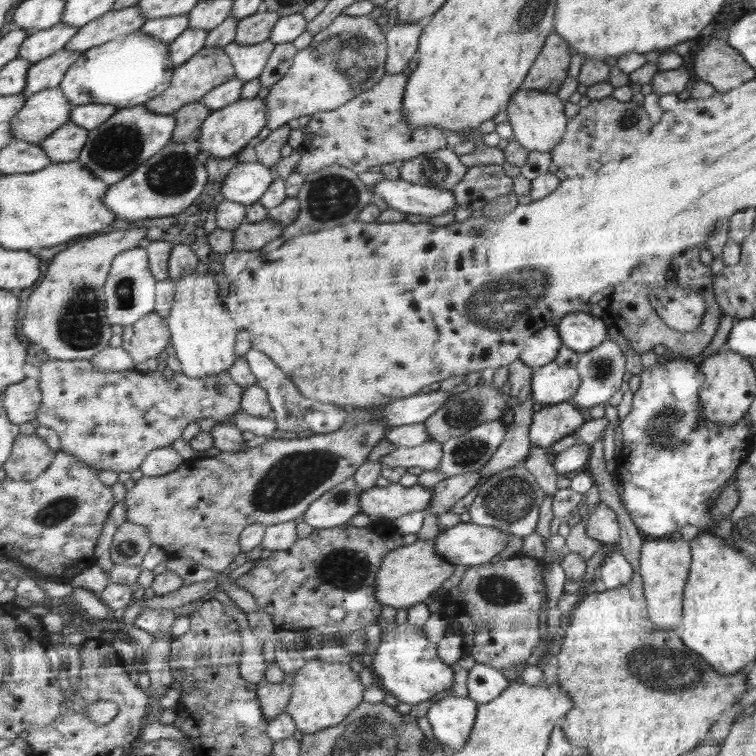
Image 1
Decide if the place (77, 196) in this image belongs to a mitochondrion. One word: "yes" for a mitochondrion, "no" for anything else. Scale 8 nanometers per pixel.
no

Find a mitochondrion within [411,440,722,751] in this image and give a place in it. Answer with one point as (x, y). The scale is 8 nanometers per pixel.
(680, 670)

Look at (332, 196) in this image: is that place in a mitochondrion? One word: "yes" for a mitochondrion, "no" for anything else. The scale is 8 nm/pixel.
yes

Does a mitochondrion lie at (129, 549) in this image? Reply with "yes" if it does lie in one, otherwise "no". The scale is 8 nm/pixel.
yes

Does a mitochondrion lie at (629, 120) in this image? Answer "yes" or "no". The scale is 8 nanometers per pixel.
yes

